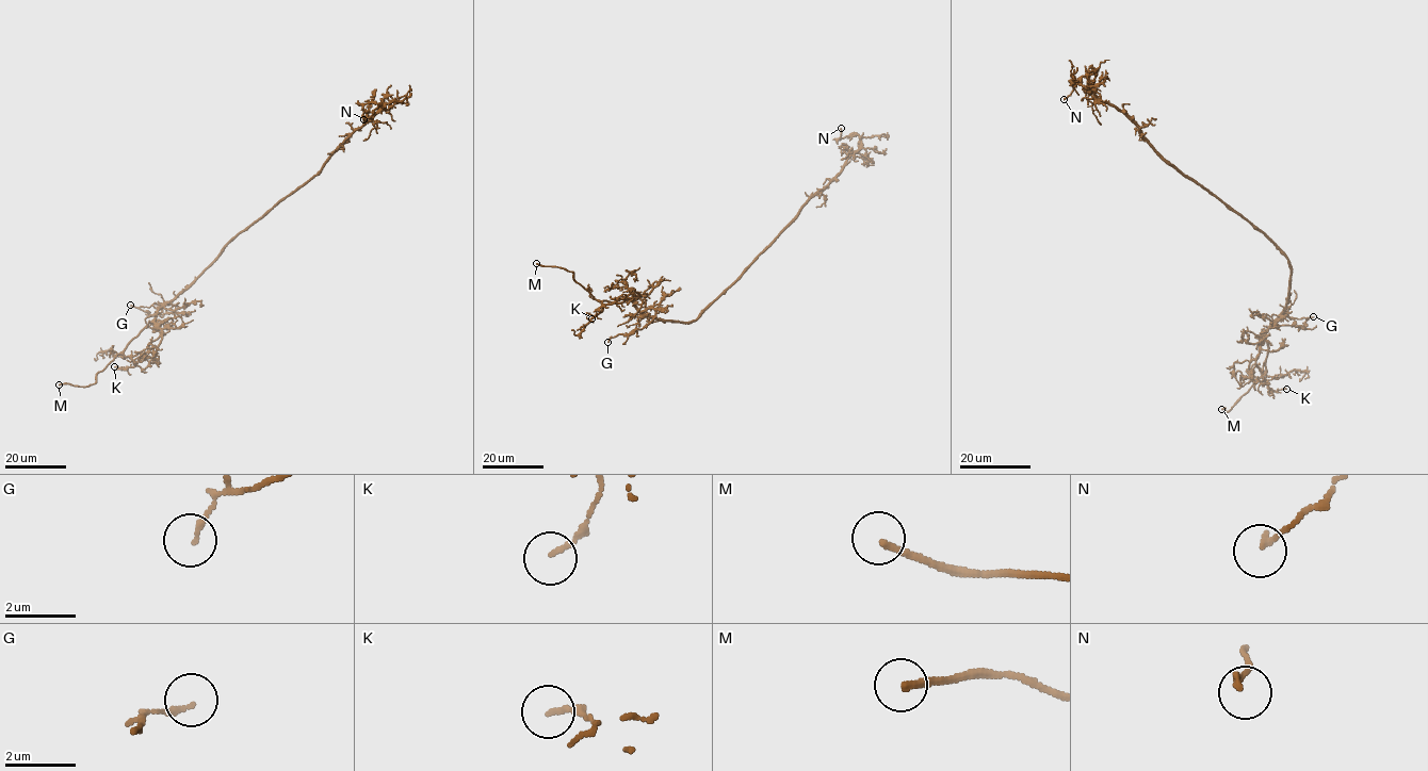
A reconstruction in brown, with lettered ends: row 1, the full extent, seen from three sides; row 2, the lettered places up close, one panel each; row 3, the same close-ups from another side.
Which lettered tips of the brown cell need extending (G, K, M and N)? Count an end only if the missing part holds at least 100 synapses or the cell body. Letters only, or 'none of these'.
M

